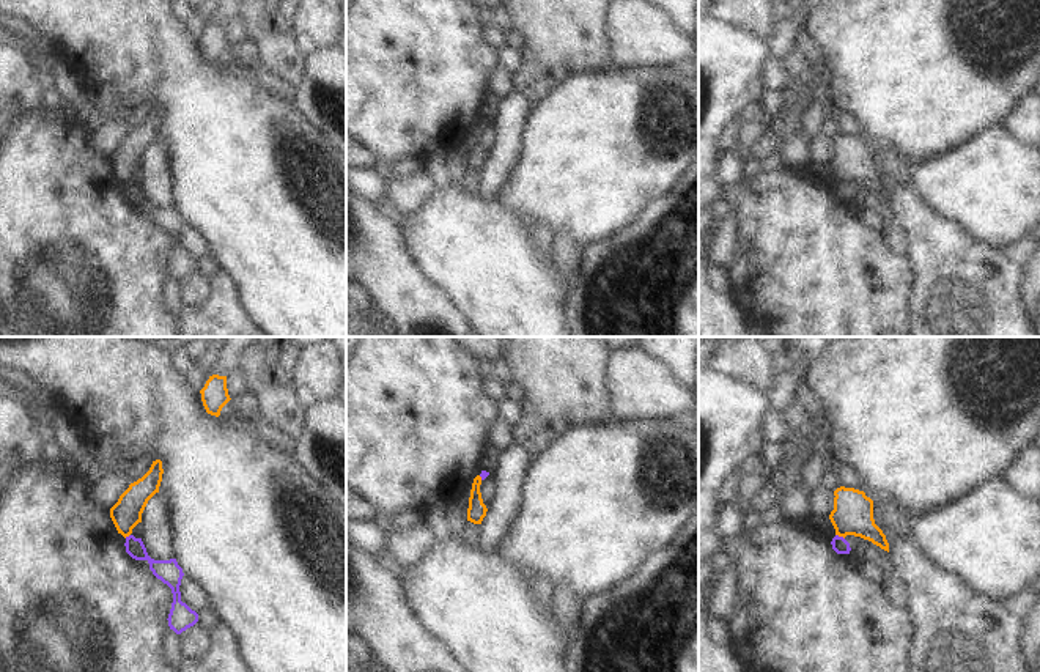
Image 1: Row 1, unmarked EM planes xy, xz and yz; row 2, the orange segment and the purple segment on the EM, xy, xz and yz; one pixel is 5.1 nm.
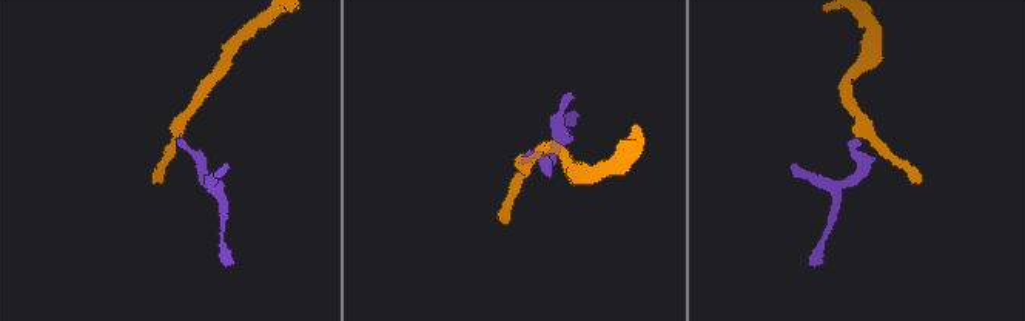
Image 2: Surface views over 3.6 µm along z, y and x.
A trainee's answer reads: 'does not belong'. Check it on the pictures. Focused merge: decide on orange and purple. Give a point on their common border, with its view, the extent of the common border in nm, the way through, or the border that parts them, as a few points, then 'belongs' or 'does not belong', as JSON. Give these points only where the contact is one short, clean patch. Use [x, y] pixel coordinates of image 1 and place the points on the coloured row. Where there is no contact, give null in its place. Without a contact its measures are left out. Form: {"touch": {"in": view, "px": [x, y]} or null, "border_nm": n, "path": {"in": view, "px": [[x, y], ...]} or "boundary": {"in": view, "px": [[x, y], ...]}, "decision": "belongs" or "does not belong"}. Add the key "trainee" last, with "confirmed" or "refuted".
{"touch": {"in": "yz", "px": [840, 535]}, "border_nm": 50, "boundary": {"in": "yz", "px": [[836, 534], [844, 539]]}, "decision": "does not belong", "trainee": "confirmed"}

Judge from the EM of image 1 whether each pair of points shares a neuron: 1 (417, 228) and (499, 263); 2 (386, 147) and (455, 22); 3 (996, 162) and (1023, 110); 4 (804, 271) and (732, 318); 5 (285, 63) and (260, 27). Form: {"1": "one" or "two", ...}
{"1": "one", "2": "one", "3": "two", "4": "two", "5": "one"}

